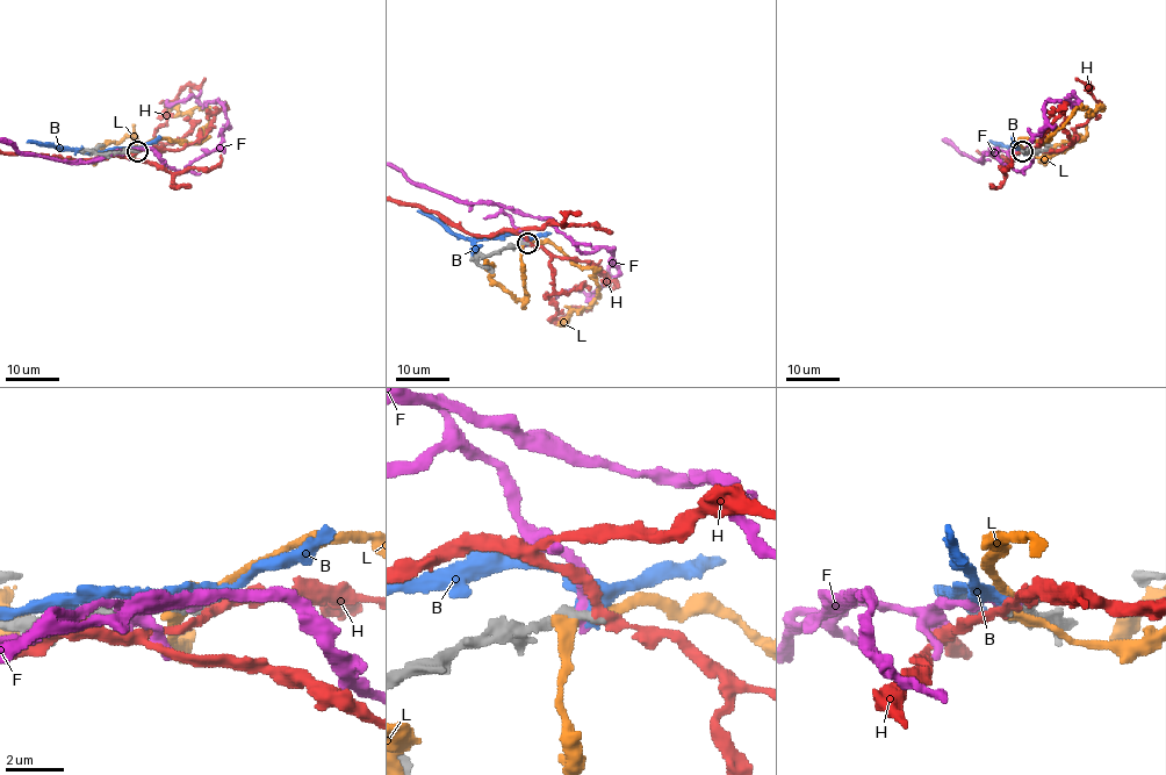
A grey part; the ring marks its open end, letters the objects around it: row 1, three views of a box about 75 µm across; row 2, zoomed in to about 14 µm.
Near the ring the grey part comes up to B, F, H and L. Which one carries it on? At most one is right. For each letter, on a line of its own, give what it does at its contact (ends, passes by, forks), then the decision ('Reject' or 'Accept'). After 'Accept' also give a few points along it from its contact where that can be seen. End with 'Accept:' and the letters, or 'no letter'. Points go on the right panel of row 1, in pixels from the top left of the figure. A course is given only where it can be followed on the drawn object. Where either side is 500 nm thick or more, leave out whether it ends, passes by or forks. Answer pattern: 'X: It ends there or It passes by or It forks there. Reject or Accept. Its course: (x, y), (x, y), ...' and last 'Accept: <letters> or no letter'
B: Reject
F: It ends there. Reject
H: It passes by. Accept
L: It passes by. Reject
Accept: H

